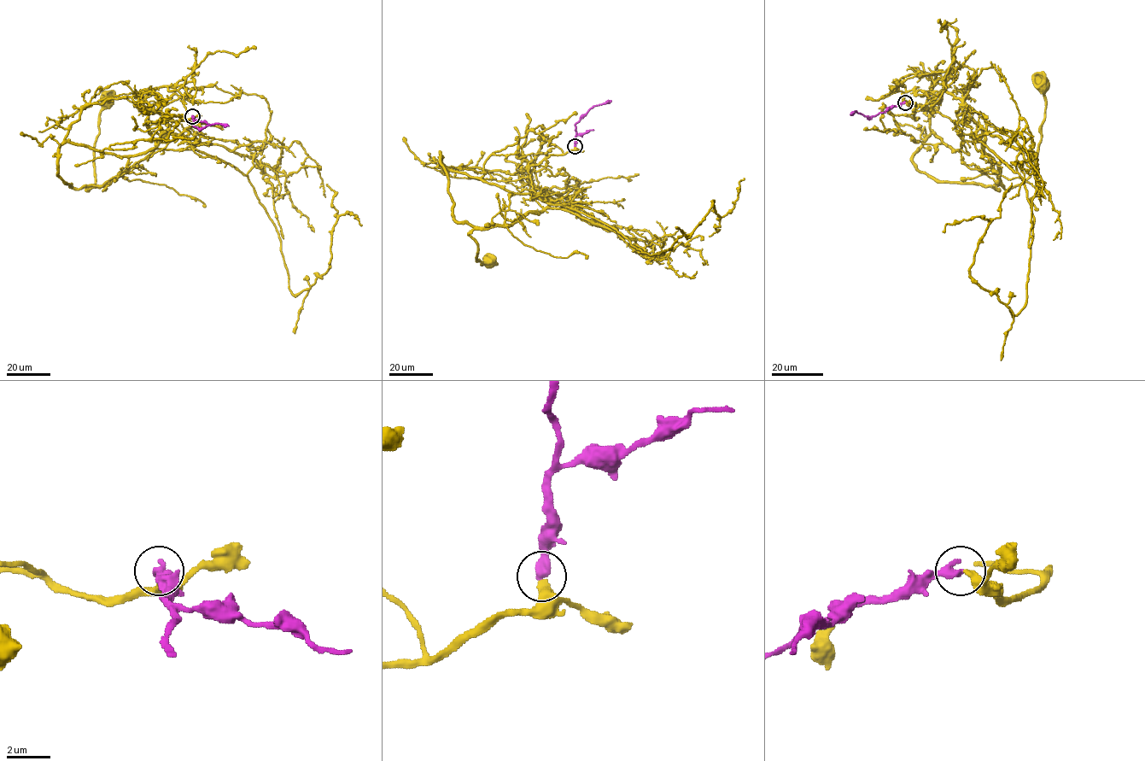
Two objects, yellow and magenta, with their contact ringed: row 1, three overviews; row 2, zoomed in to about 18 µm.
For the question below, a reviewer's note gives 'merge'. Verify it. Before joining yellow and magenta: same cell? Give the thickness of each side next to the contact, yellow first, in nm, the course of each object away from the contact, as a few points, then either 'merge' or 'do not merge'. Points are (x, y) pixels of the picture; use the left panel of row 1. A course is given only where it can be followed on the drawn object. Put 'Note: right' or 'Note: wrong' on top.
Note: right
400/440 nm | yellow via (192, 116), (148, 121), (155, 147), (131, 155), (126, 172), (87, 190), (95, 183), (95, 146), (105, 100) | magenta via (192, 116), (193, 125), (197, 127), (211, 124), (229, 125) | merge

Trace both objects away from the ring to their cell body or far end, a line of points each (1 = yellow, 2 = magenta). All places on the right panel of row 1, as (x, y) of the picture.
1: (905, 102), (955, 122), (961, 159), (1008, 190), (1023, 182), (1036, 160), (1046, 106), (1042, 83)
2: (905, 102), (873, 116), (865, 117), (857, 112), (850, 114)

